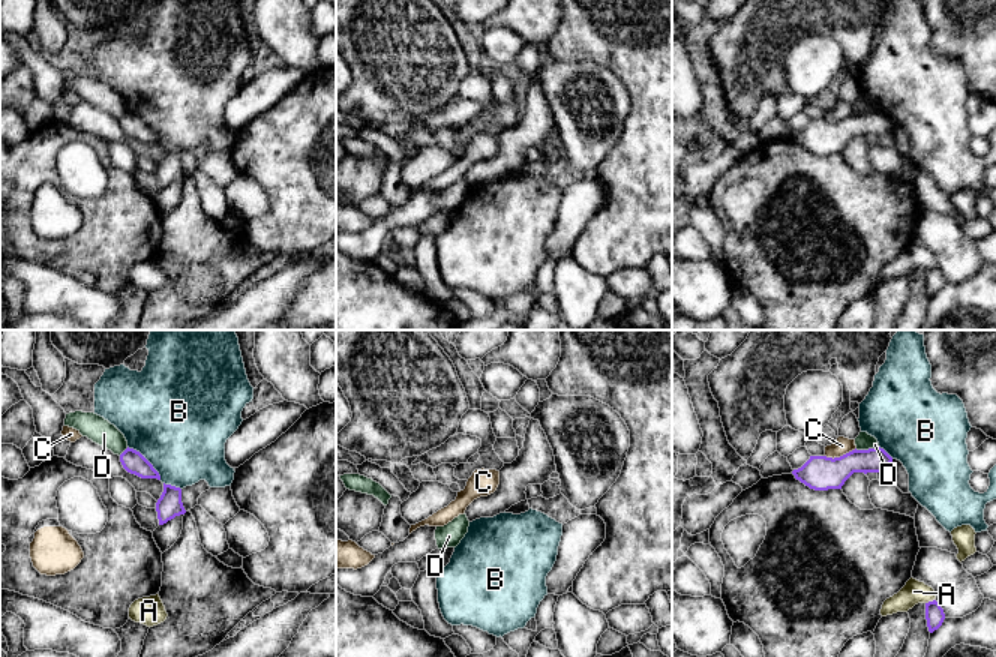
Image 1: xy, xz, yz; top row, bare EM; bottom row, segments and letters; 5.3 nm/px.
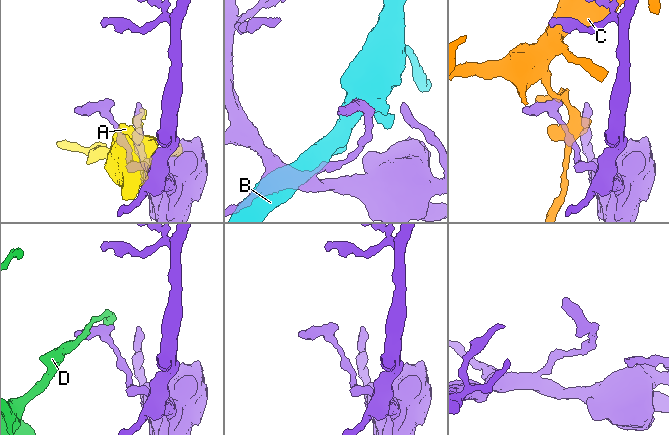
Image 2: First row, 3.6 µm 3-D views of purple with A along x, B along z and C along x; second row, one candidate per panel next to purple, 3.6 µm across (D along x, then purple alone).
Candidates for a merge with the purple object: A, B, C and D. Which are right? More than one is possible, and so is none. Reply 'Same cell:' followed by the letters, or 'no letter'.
Same cell: no letter

